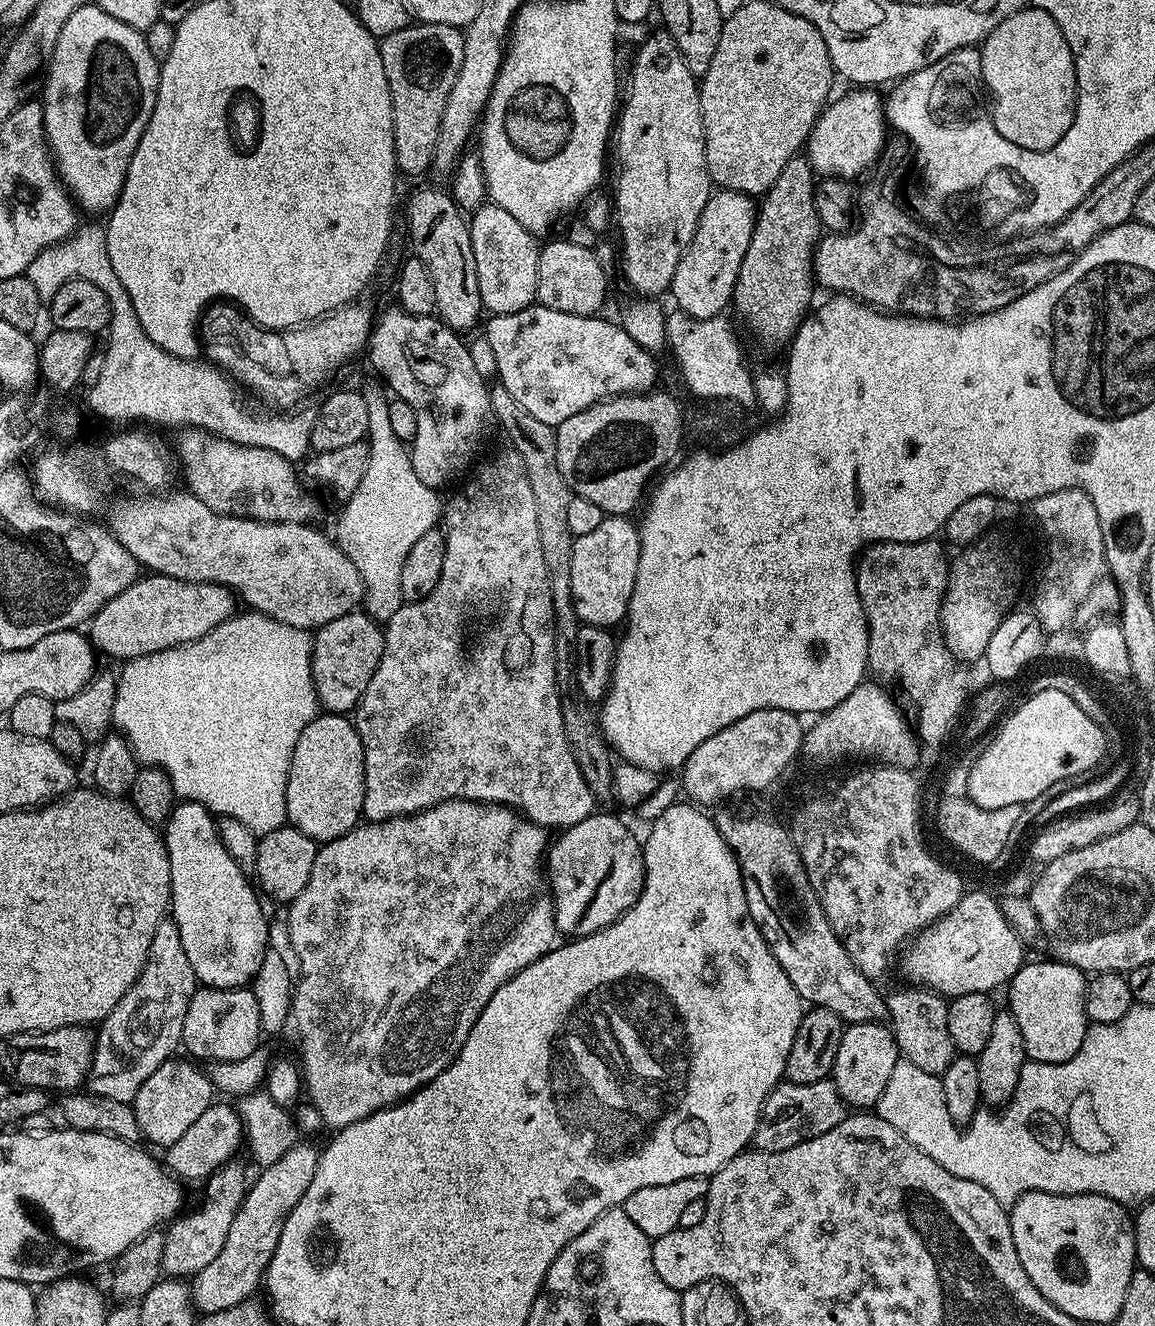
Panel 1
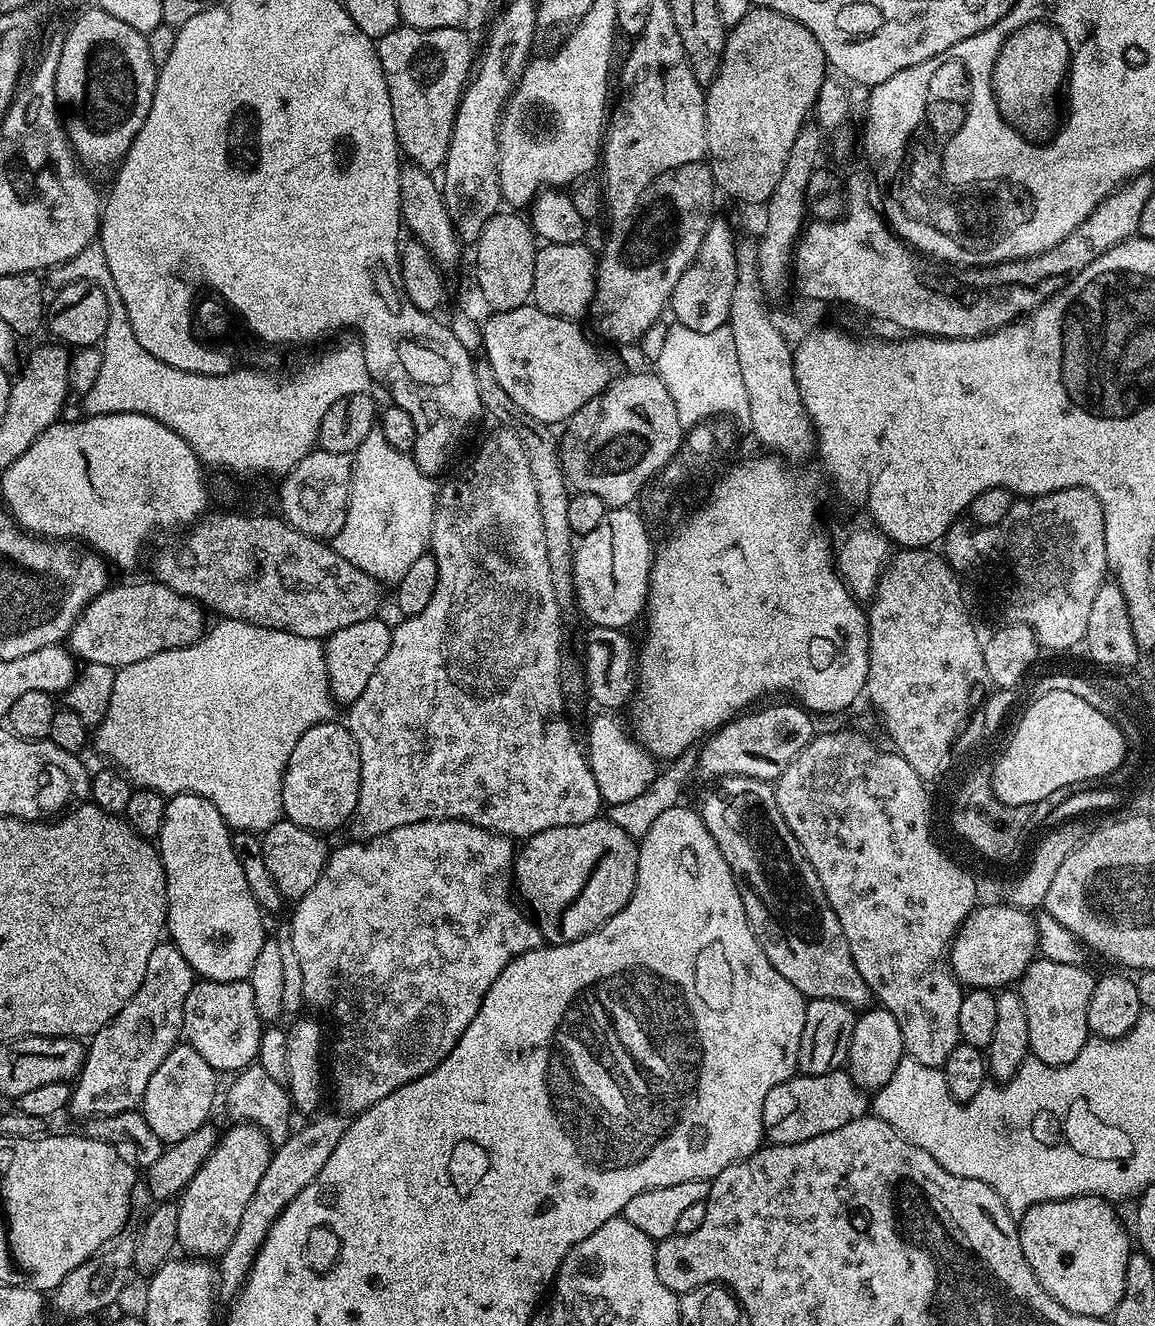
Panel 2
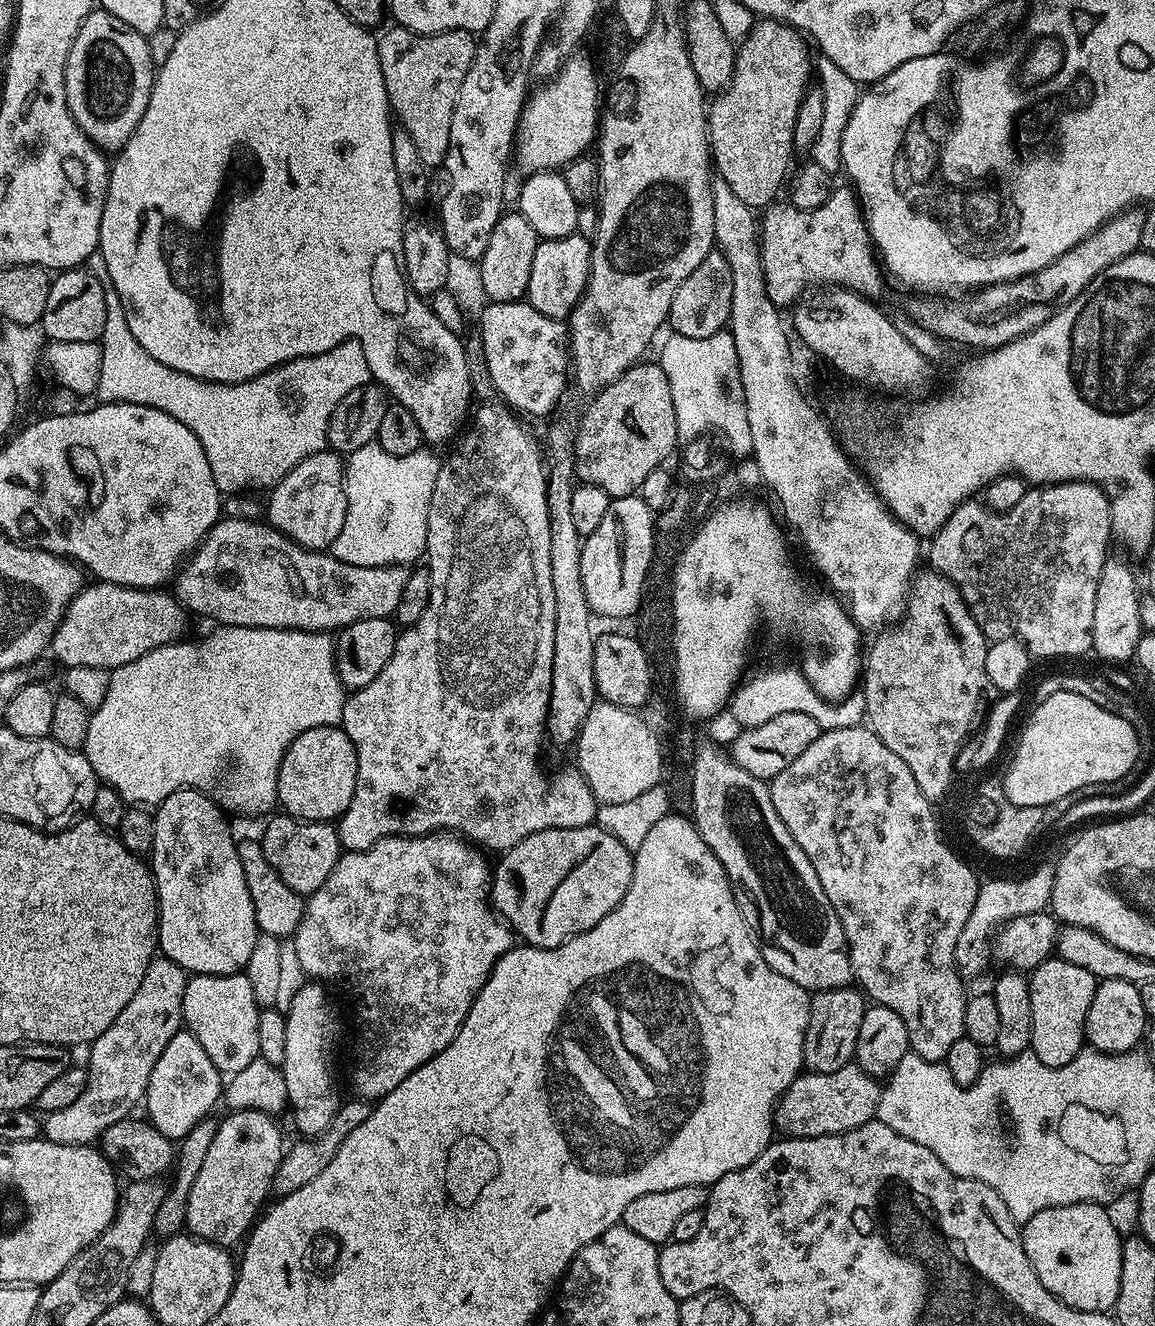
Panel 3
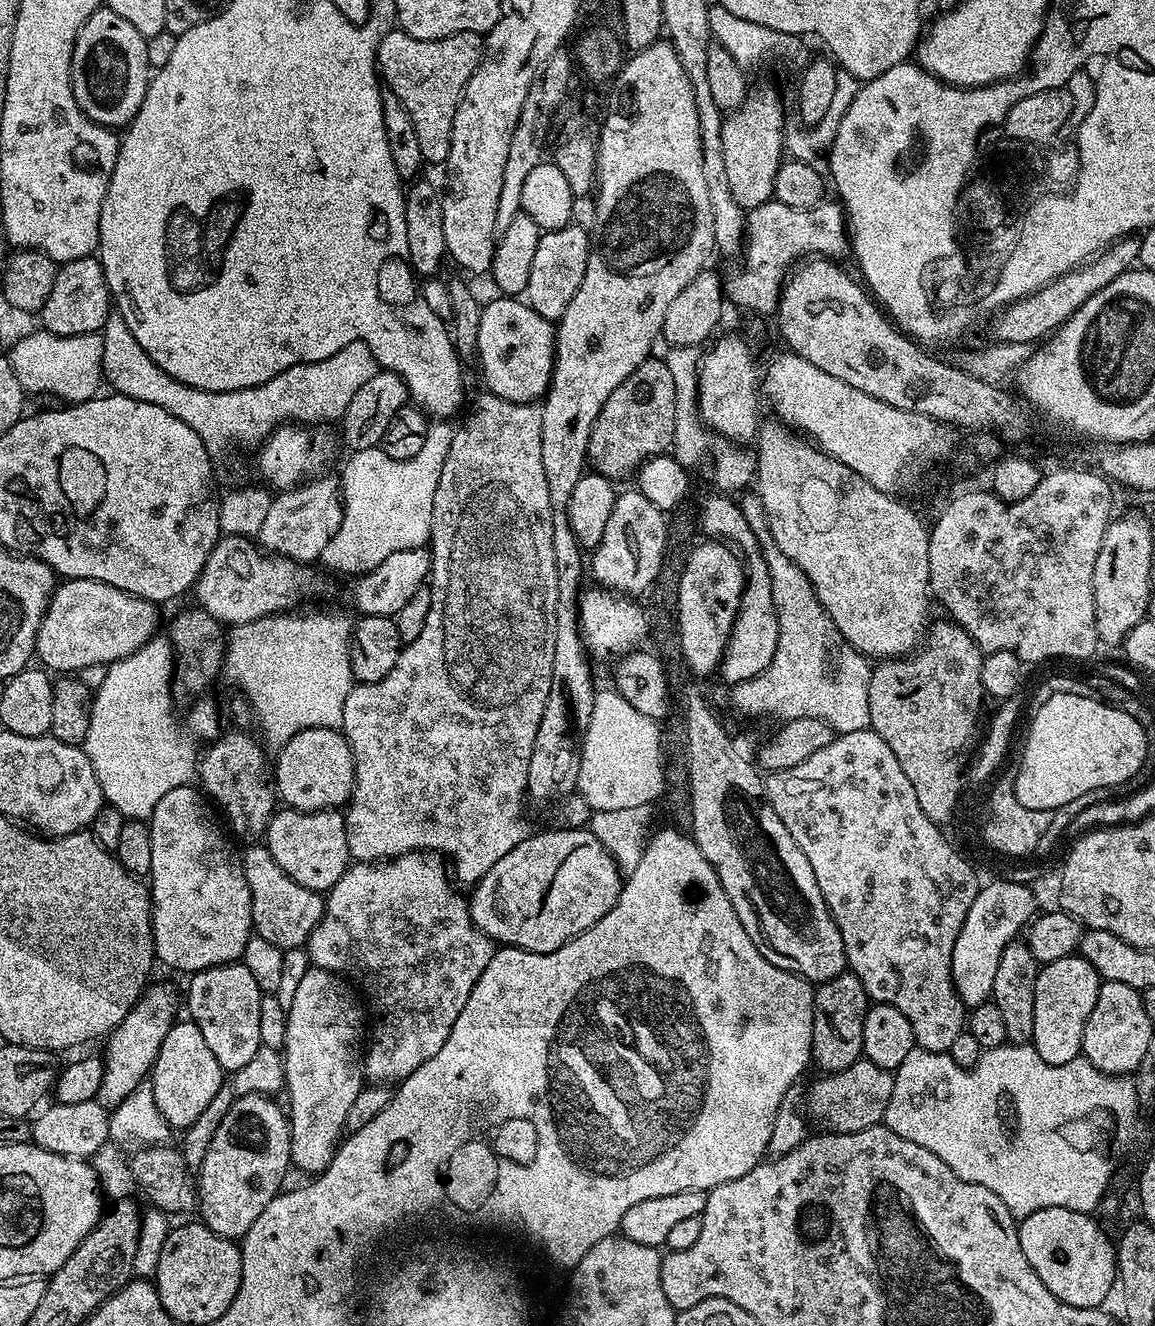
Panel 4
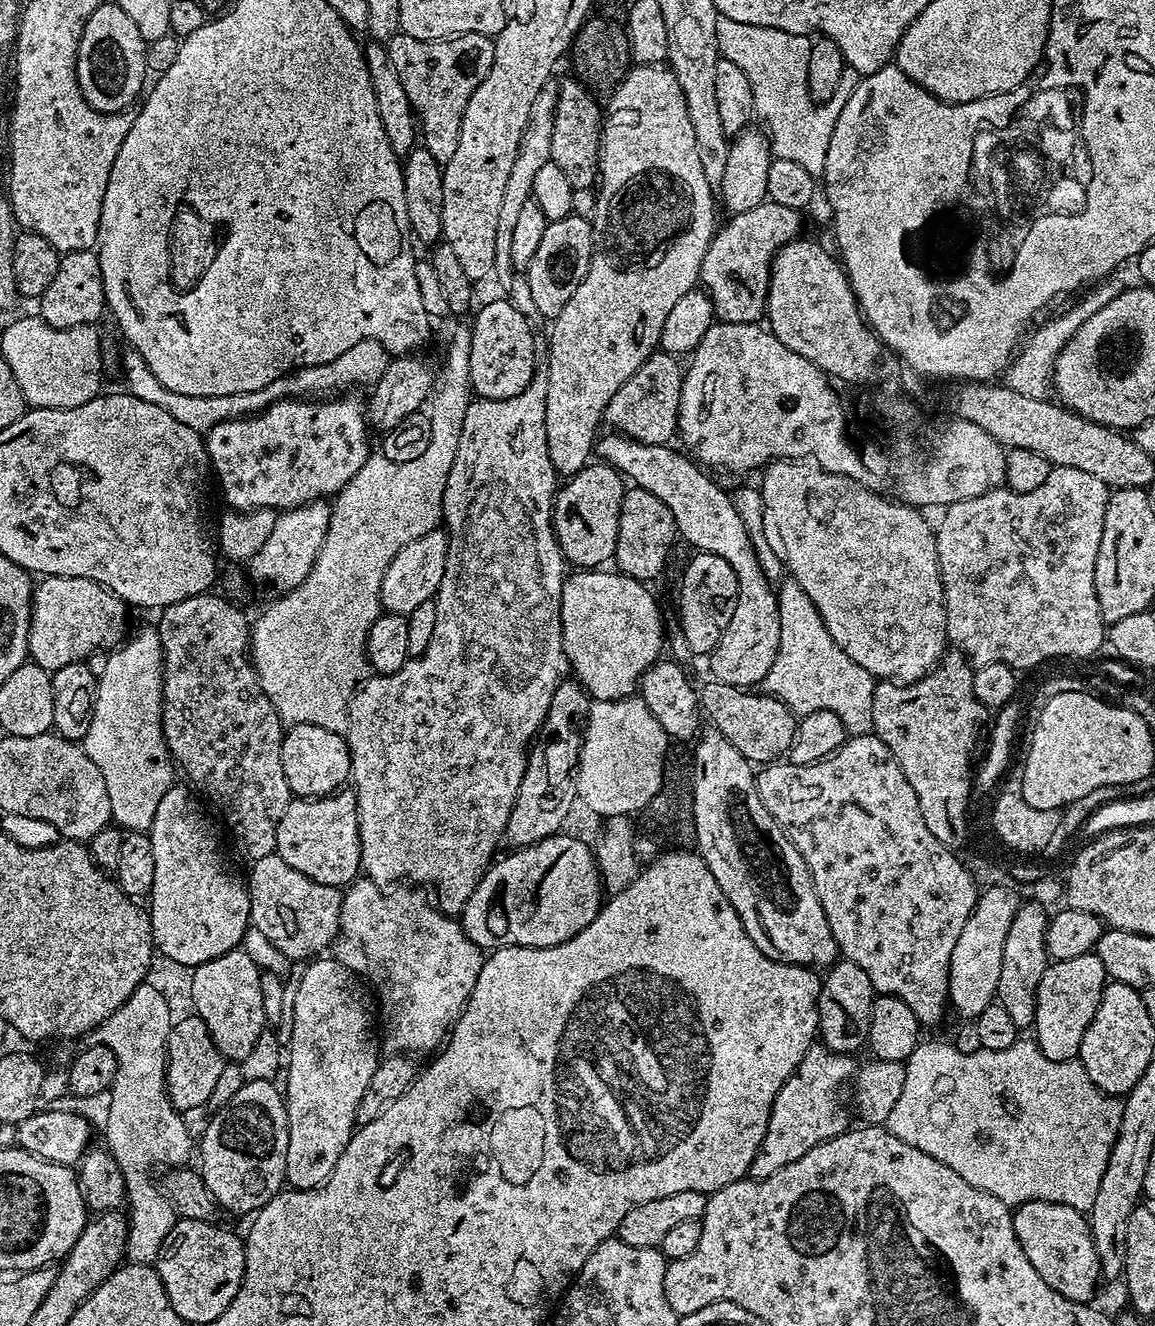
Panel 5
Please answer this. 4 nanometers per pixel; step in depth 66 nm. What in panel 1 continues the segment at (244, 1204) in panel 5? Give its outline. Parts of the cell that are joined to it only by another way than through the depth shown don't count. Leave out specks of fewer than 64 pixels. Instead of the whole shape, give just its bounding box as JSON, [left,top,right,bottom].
[162,1162,250,1278]

